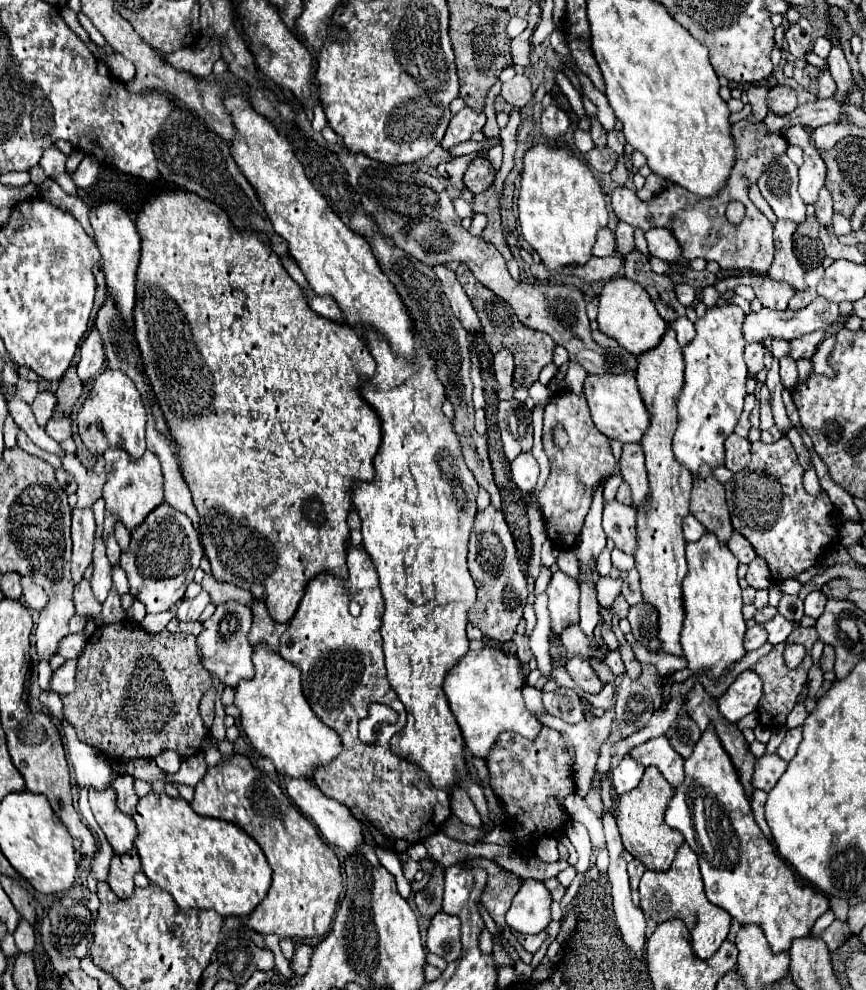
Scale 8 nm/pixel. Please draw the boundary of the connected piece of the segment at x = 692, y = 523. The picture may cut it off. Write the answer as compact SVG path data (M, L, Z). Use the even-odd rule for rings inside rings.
M688 516L684 520L684 538L686 542L698 542L708 530L694 518L694 516Z

